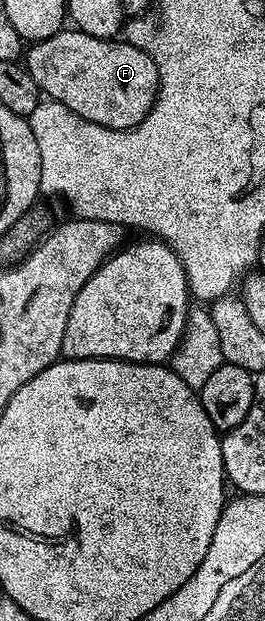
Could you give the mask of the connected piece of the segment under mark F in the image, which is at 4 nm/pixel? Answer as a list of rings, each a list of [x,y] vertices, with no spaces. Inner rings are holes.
[[[65,29],[46,37],[46,41],[31,44],[22,63],[47,98],[66,105],[66,109],[99,127],[121,131],[137,127],[148,116],[160,78],[155,61],[143,46],[120,42]]]

